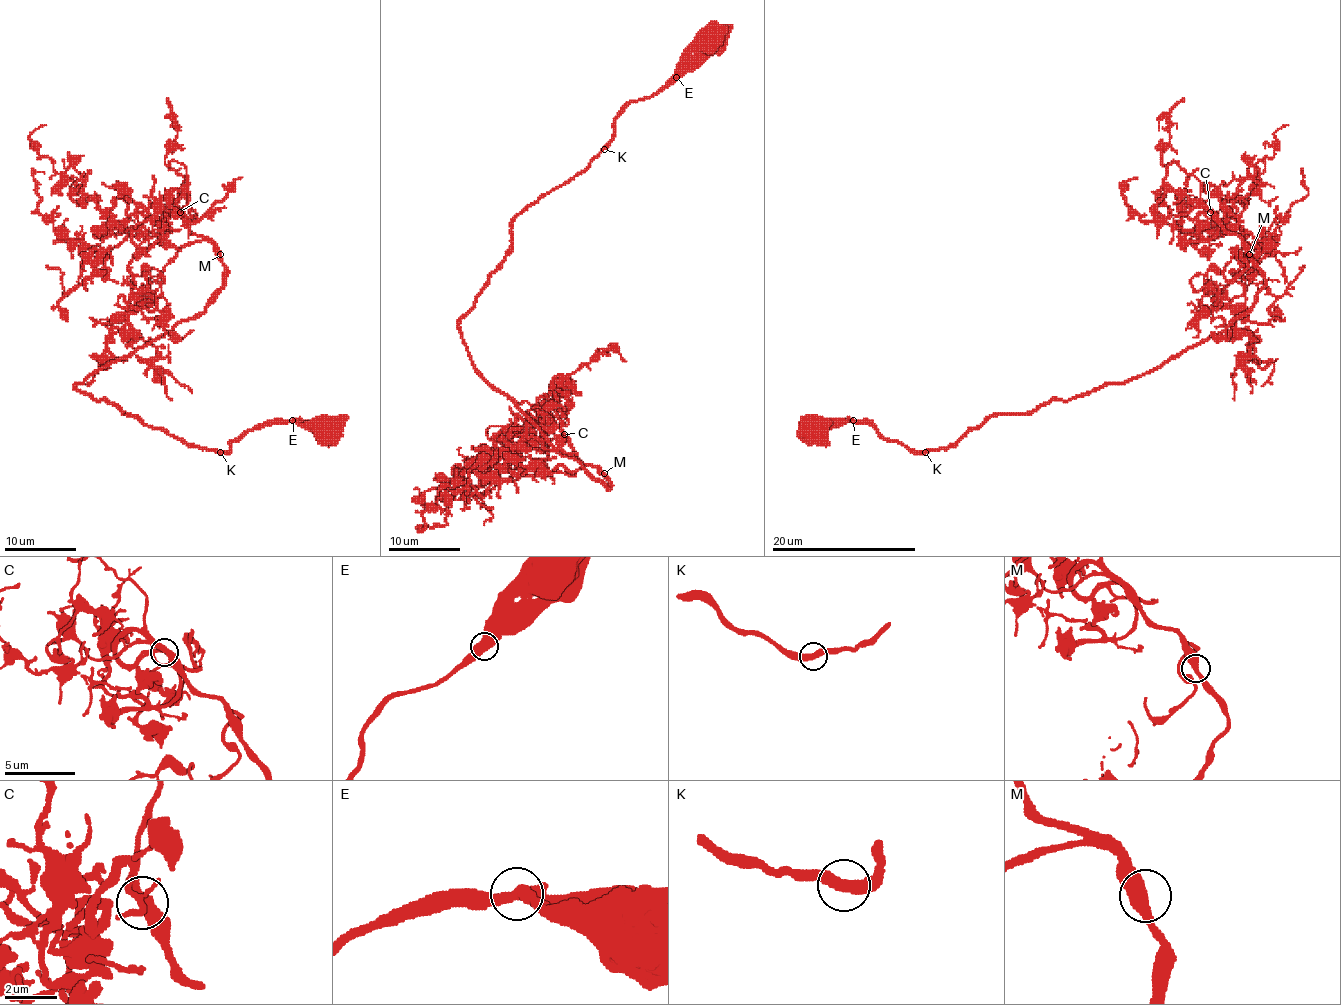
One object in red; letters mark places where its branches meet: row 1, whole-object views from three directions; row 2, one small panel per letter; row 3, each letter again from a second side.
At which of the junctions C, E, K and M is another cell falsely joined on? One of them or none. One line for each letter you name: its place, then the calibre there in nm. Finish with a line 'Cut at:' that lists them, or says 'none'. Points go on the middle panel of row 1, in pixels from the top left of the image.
Cut at: none

